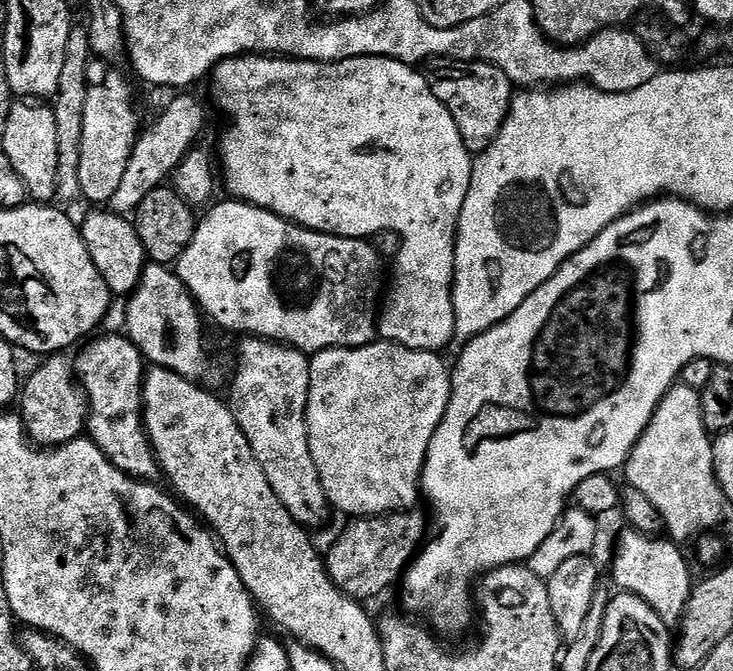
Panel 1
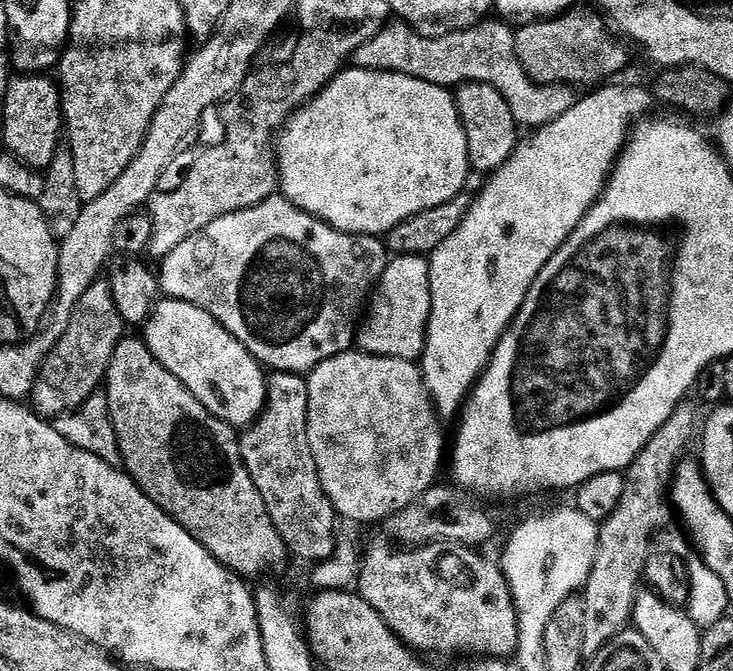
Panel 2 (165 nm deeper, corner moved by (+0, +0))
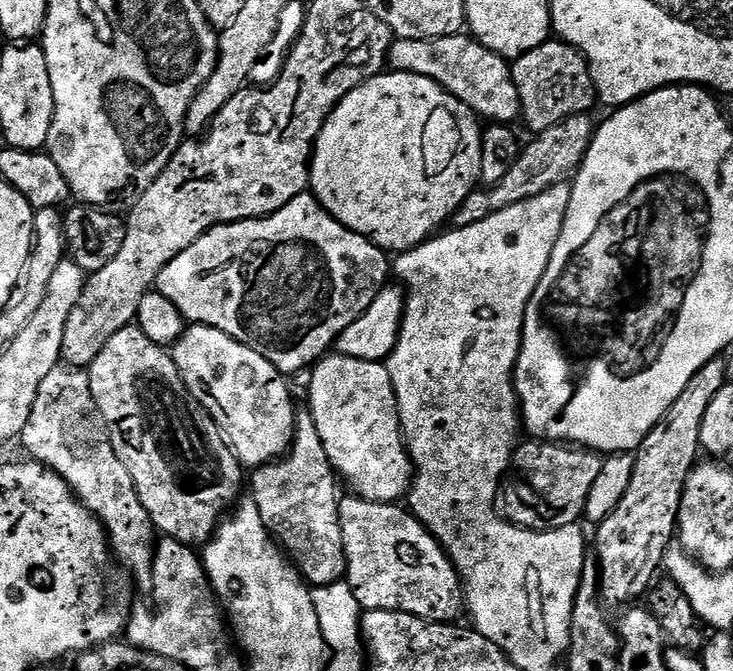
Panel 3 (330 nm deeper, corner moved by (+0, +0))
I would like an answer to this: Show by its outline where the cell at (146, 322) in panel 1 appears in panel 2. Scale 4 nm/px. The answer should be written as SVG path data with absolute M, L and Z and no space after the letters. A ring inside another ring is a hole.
M157 299L156 308L150 318L142 325L142 339L150 354L210 410L222 422L226 422L237 430L251 428L268 403L268 382L265 369L259 360L255 360L242 346L242 342L235 340L224 327L216 321L206 310L194 306L185 300Z

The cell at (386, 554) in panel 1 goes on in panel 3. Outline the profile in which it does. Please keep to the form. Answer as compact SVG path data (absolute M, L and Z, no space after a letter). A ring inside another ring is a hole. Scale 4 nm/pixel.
M535 438L527 442L529 444L521 443L517 447L511 462L514 471L503 481L498 497L504 519L532 532L553 532L562 530L562 526L577 523L586 510L586 498L602 471L605 457L591 448L567 442Z

